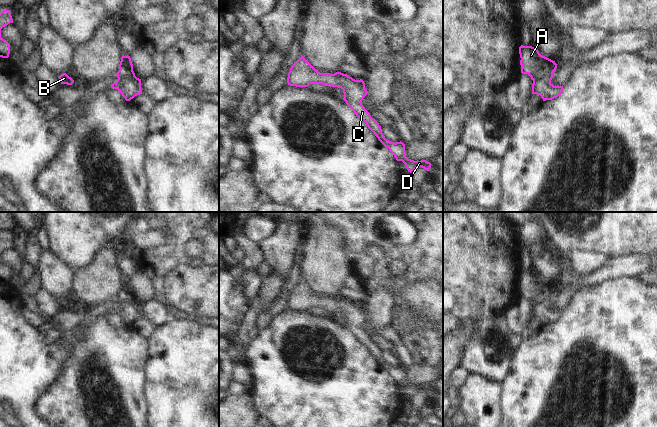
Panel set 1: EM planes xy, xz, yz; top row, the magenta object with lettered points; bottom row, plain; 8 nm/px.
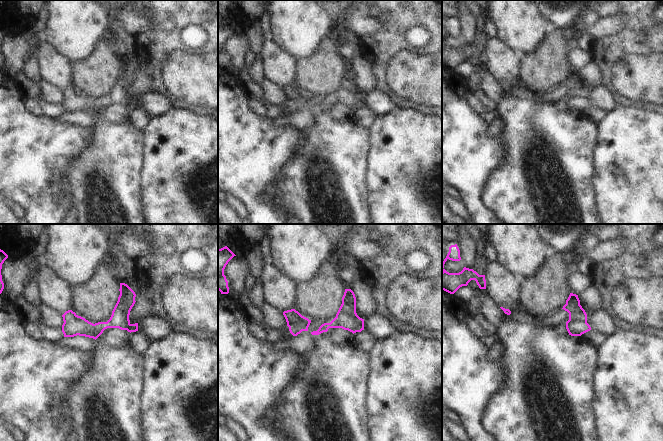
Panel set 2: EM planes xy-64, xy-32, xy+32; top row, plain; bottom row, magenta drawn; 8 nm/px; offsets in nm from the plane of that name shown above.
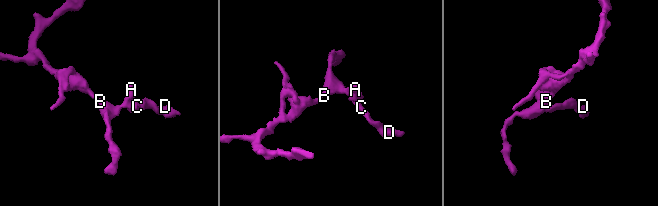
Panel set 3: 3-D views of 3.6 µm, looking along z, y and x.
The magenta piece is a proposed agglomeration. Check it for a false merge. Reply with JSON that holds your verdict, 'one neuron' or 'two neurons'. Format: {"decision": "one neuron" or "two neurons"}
{"decision": "one neuron"}

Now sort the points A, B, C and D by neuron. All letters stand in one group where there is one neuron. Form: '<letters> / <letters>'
A B C D

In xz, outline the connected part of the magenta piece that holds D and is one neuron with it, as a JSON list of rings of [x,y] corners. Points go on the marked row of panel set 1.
[[[301,56],[290,68],[287,77],[290,86],[308,87],[310,84],[322,84],[324,86],[338,87],[343,90],[343,100],[354,111],[356,116],[364,121],[368,128],[375,134],[378,140],[389,149],[397,161],[402,161],[411,173],[418,167],[429,171],[431,163],[426,160],[414,161],[406,157],[405,144],[403,142],[391,142],[387,140],[379,123],[371,117],[370,113],[362,105],[363,98],[367,95],[365,83],[362,79],[355,80],[347,74],[336,72],[320,73],[303,56]]]

